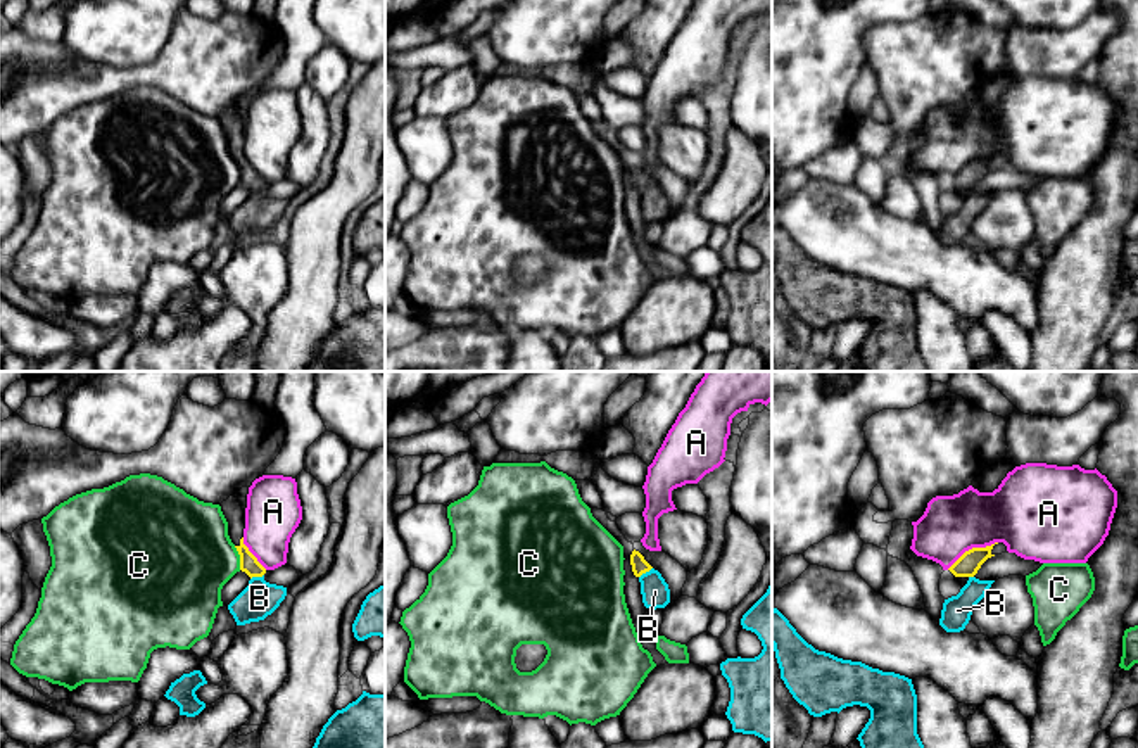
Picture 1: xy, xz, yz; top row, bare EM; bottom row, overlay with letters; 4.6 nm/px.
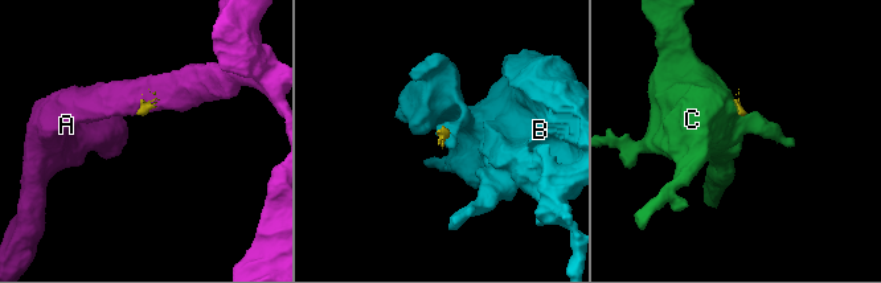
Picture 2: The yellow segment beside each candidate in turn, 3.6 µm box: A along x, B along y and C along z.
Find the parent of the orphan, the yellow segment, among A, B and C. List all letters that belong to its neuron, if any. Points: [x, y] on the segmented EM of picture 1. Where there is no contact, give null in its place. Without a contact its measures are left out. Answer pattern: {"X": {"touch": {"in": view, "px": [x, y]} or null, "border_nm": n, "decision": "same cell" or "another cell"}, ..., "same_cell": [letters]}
{"A": {"touch": {"in": "yz", "px": [973, 548]}, "border_nm": 280, "decision": "another cell"}, "B": {"touch": {"in": "xy", "px": [256, 576]}, "border_nm": 70, "decision": "same cell"}, "C": {"touch": {"in": "xy", "px": [240, 558]}, "border_nm": 120, "decision": "another cell"}, "same_cell": ["B"]}

